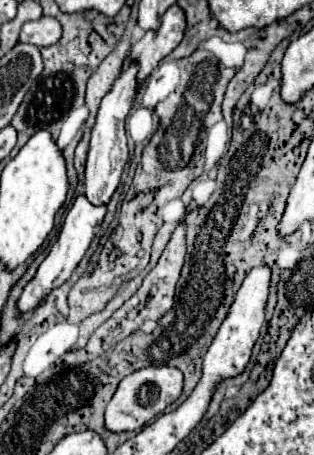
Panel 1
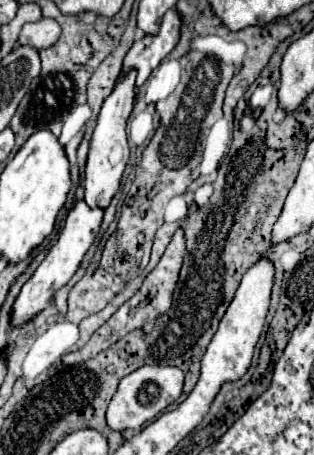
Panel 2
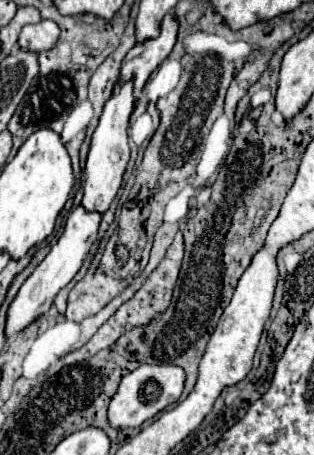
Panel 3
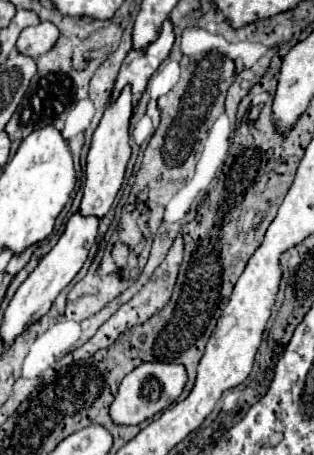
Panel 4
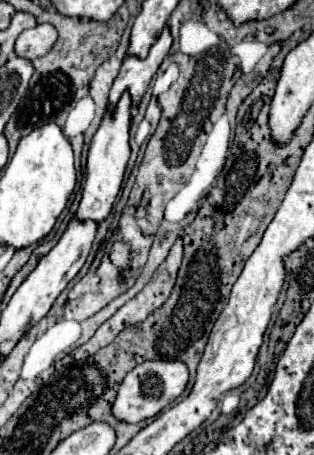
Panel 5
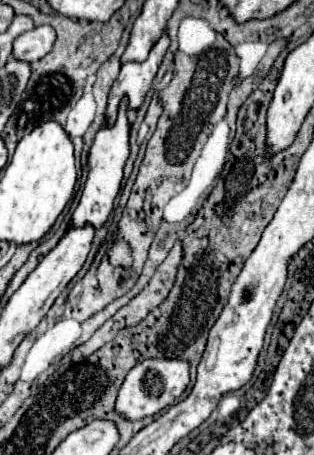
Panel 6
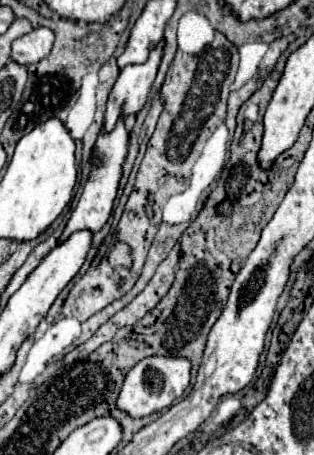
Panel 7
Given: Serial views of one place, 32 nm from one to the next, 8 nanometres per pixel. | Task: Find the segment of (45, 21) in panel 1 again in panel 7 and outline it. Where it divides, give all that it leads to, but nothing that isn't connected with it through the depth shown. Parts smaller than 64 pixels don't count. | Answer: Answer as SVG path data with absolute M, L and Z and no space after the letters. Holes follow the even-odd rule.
M34 28L32 32L20 36L12 44L12 60L18 64L34 64L40 62L54 44L54 32L50 28Z

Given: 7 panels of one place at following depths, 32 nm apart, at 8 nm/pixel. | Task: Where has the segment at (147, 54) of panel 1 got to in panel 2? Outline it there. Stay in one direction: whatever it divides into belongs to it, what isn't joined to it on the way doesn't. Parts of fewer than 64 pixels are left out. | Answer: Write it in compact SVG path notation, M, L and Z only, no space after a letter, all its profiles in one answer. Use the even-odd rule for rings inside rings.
M170 8L164 18L158 34L146 34L142 40L132 44L124 58L124 72L136 70L136 86L142 86L150 72L174 50L180 40L182 30L182 14L176 8Z

